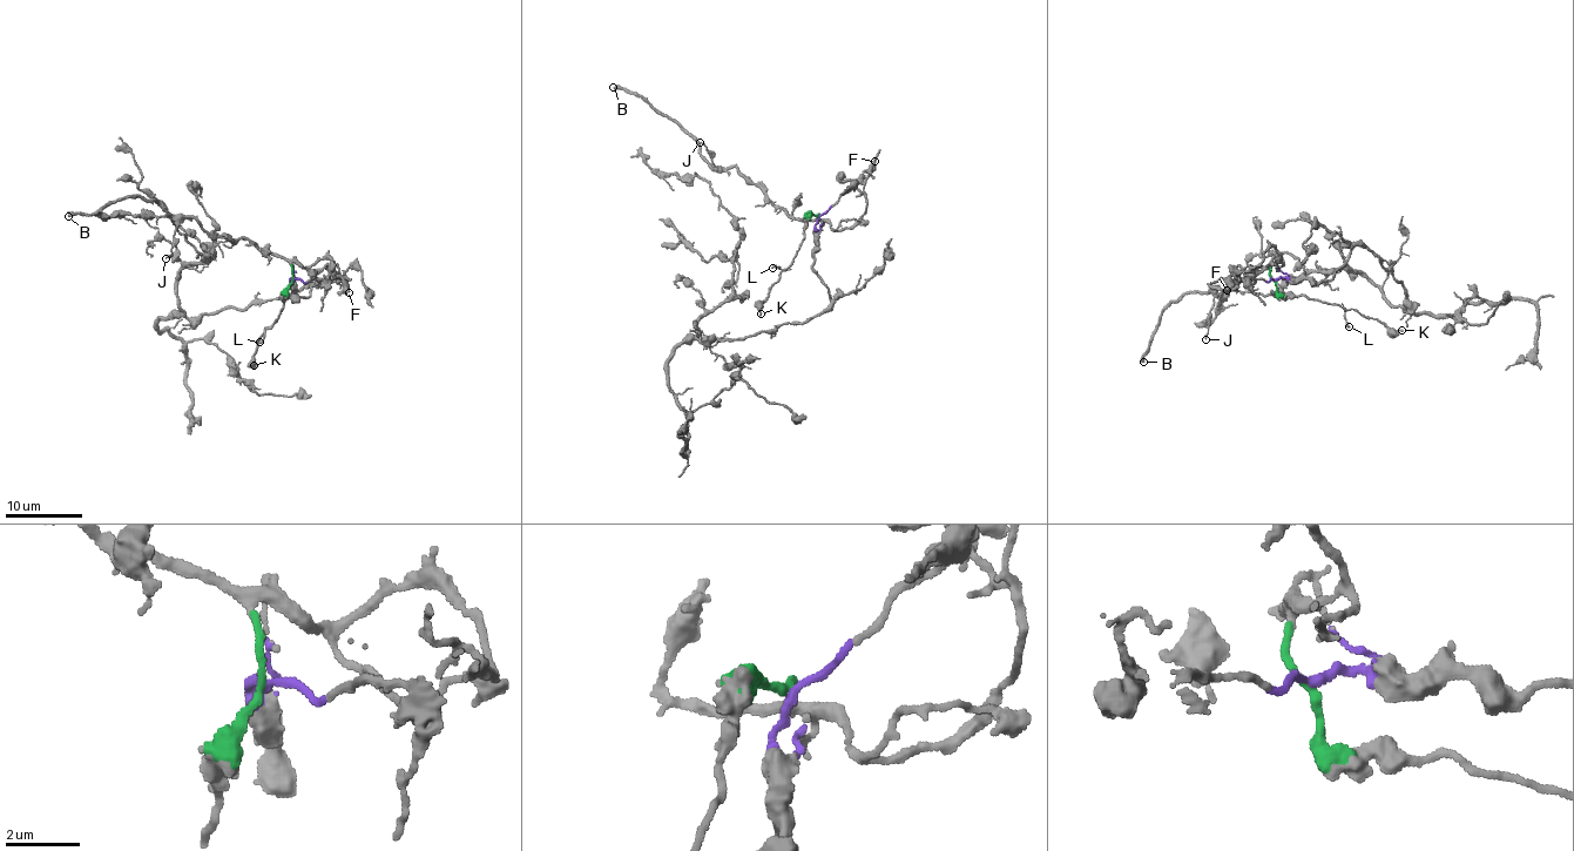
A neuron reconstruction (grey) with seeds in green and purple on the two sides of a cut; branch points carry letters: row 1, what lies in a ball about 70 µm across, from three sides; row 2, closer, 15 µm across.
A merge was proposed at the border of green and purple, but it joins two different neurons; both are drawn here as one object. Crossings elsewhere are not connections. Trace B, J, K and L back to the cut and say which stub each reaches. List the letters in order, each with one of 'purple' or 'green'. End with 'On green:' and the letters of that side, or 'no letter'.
B: green
J: green
K: green
L: green
On green: B, J, K, L

